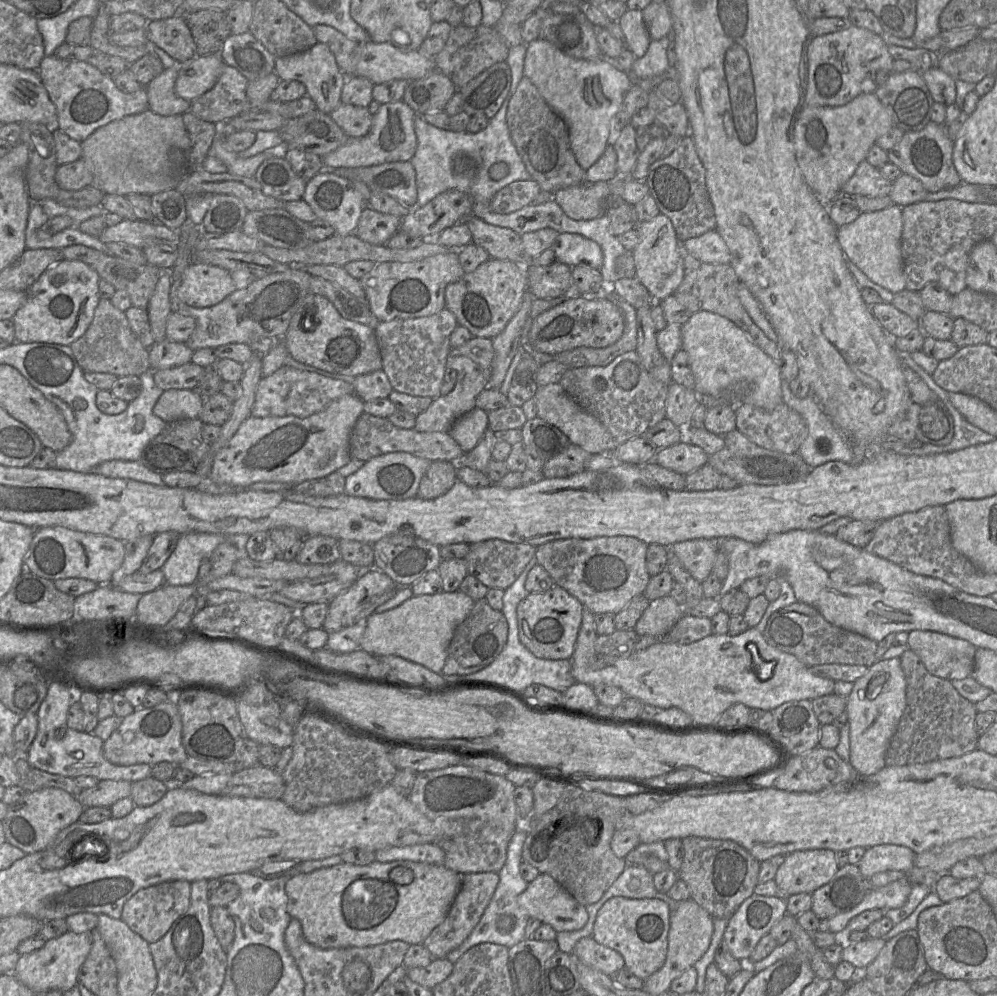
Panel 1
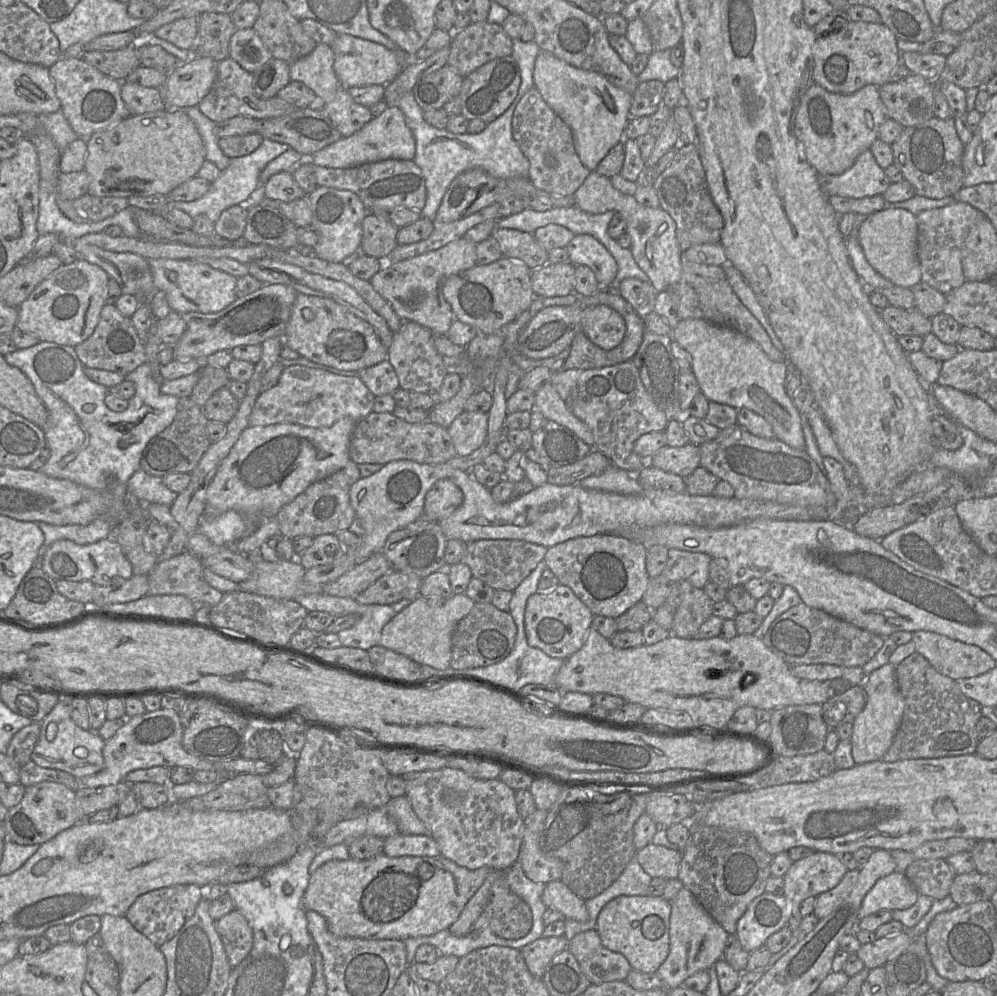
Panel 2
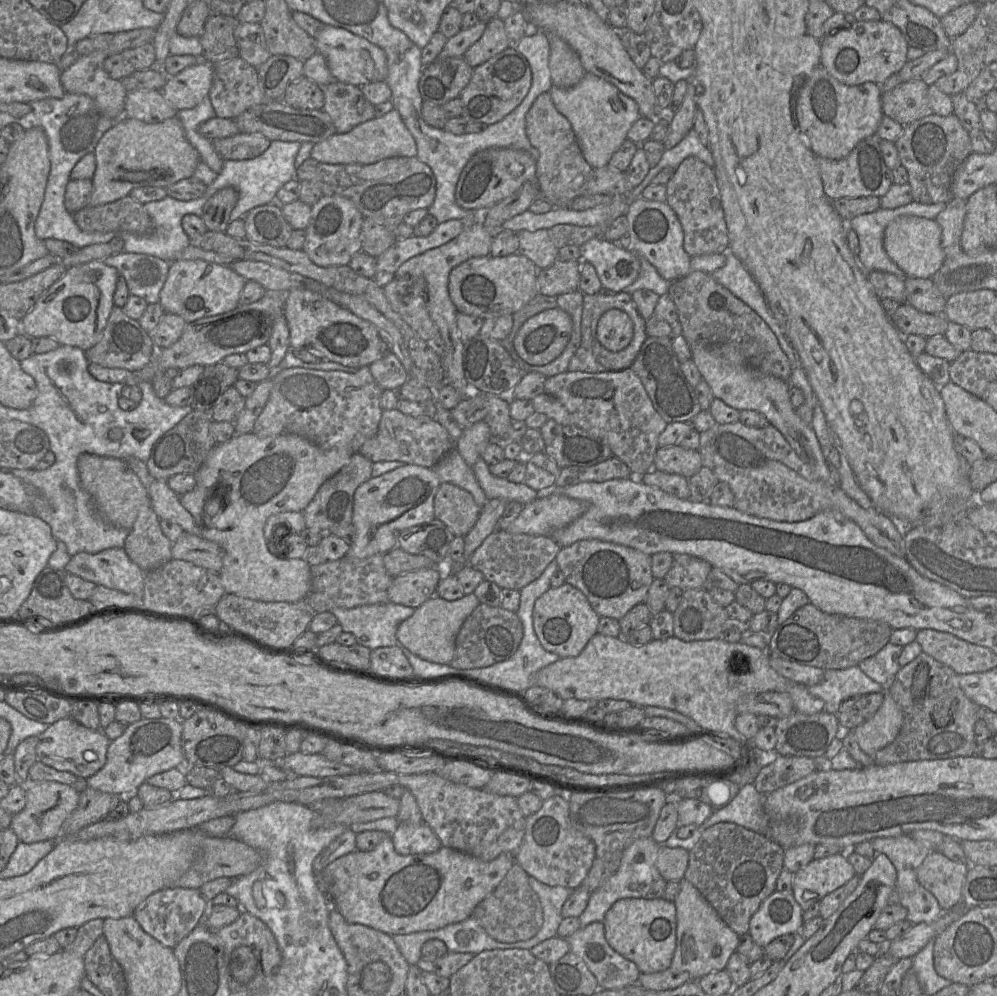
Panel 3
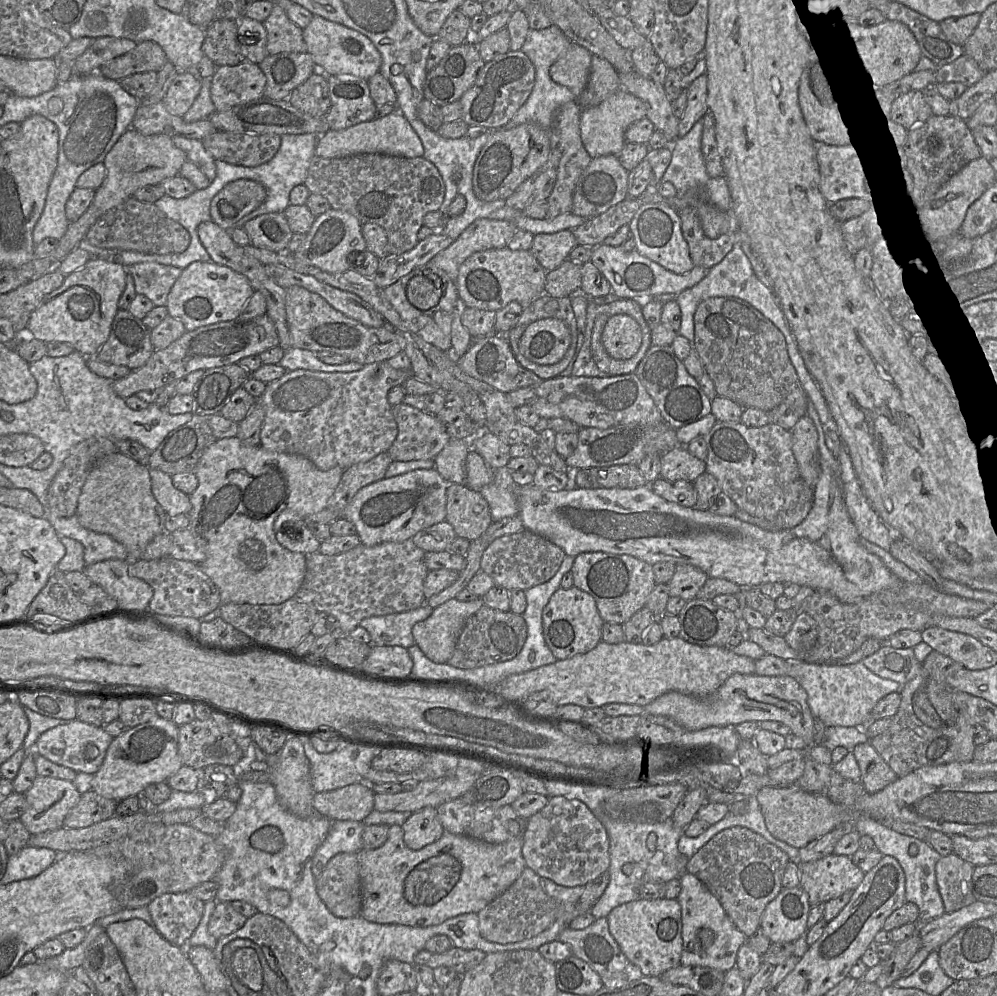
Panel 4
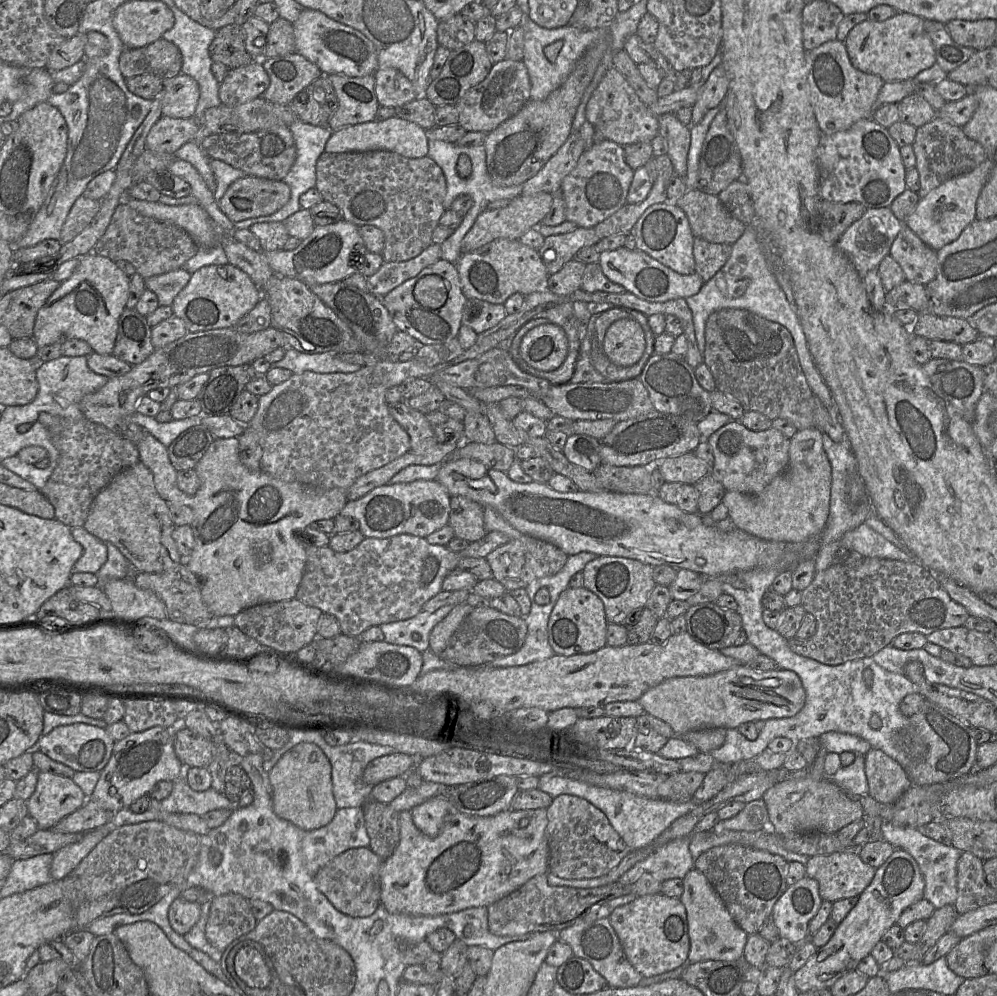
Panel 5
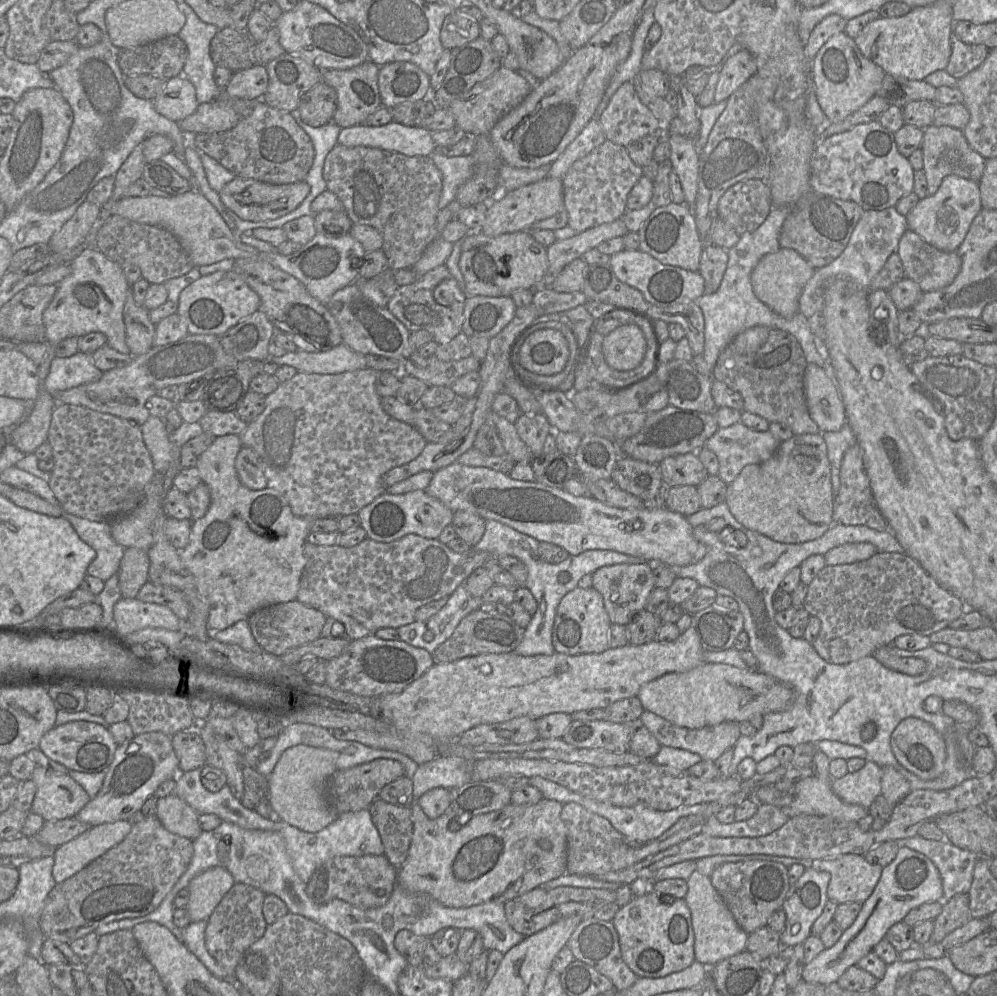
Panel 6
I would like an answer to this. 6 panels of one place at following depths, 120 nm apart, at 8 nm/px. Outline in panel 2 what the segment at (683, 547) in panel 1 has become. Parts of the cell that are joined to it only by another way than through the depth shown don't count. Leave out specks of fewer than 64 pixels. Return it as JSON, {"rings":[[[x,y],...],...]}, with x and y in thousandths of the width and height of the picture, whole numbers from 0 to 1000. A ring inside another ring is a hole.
{"rings":[[[672,550],[664,577],[674,585],[689,582],[695,588],[705,591],[712,582],[711,567],[713,562],[714,559],[708,555]]]}

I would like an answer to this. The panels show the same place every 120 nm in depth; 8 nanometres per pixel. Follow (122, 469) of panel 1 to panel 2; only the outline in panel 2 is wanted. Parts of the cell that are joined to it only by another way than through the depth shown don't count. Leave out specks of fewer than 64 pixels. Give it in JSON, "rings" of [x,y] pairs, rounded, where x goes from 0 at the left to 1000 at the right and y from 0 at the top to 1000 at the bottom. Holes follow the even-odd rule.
{"rings":[[[141,470],[130,479],[126,488],[144,506],[172,508],[179,497],[165,487],[163,479],[152,478]]]}

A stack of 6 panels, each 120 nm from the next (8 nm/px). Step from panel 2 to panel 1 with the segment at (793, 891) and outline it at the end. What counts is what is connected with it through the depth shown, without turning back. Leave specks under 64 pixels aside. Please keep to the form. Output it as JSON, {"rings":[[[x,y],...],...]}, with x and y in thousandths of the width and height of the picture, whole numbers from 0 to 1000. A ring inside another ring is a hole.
{"rings":[[[801,853],[788,858],[786,865],[780,870],[776,885],[789,900],[814,898],[830,887],[841,872],[836,853]]]}

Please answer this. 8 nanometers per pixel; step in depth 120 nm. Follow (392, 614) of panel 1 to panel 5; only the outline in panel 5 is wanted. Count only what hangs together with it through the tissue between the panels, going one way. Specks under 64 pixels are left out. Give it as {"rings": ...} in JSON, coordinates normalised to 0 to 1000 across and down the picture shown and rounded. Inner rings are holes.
{"rings":[[[468,605],[457,606],[450,616],[436,628],[430,638],[430,652],[436,658],[441,659],[443,657],[454,636],[475,611]]]}

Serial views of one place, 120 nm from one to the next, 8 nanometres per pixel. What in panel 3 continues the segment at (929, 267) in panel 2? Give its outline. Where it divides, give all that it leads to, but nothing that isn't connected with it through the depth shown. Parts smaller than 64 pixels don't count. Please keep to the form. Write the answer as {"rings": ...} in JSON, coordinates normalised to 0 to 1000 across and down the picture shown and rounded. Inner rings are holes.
{"rings":[[[956,199],[937,220],[944,229],[944,247],[948,258],[957,257],[965,251],[963,238],[968,216],[969,201]]]}

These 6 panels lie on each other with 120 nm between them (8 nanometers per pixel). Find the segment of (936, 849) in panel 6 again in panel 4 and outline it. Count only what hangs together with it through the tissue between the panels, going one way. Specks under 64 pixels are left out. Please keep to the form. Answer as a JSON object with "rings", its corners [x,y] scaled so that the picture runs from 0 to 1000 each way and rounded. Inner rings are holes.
{"rings":[[[859,817],[852,831],[859,832],[864,839],[873,839],[880,853],[886,858],[893,858],[901,863],[908,878],[909,905],[919,908],[922,912],[922,924],[919,929],[923,930],[925,926],[931,926],[948,917],[938,880],[939,866],[945,859],[930,844],[904,837],[870,818]]]}

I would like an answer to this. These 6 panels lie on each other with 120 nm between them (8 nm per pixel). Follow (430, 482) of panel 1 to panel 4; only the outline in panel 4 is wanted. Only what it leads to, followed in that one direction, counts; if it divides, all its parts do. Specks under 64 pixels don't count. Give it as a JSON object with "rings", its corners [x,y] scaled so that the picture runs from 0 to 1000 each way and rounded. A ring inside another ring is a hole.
{"rings":[[[450,486],[447,491],[447,519],[458,539],[479,541],[493,526],[488,503],[481,494],[466,487]]]}

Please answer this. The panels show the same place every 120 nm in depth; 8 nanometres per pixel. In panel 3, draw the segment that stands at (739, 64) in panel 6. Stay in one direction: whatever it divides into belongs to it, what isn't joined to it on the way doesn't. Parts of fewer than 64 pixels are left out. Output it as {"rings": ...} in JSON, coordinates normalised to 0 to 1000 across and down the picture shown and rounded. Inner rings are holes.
{"rings":[[[690,83],[682,109],[670,118],[671,132],[665,143],[668,151],[677,148],[695,129],[699,110],[697,86]]]}

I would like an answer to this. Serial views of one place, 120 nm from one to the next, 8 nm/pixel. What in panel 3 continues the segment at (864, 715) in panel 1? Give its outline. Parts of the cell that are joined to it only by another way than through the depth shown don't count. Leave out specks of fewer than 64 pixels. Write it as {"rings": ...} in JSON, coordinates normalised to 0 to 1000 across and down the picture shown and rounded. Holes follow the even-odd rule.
{"rings":[[[889,692],[886,697],[886,705],[879,716],[856,733],[863,751],[875,760],[899,742],[907,723],[893,695]]]}

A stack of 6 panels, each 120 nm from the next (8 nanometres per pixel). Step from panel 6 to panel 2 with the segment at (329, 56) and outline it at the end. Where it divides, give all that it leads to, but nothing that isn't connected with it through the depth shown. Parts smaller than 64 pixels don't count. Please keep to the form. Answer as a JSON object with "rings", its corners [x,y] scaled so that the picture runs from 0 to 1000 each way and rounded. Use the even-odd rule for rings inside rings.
{"rings":[[[339,34],[336,41],[330,46],[335,52],[335,71],[342,88],[388,85],[404,69],[404,62],[396,52],[370,40],[349,34]]]}

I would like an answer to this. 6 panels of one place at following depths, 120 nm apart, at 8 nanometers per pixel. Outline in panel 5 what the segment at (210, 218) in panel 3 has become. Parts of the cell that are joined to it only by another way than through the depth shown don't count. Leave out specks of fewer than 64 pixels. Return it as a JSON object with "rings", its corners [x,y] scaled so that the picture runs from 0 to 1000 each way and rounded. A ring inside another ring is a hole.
{"rings":[[[247,176],[230,186],[219,206],[235,224],[274,215],[290,202],[291,197],[291,188],[283,181]]]}

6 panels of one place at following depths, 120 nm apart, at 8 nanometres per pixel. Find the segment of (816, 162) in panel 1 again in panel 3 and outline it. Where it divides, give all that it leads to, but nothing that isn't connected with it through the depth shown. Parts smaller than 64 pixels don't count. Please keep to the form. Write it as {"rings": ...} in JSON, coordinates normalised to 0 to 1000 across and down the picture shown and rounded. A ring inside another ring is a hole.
{"rings":[[[821,65],[800,92],[798,117],[804,137],[819,158],[845,160],[865,141],[879,135],[887,117],[883,85],[869,82],[851,86]]]}

